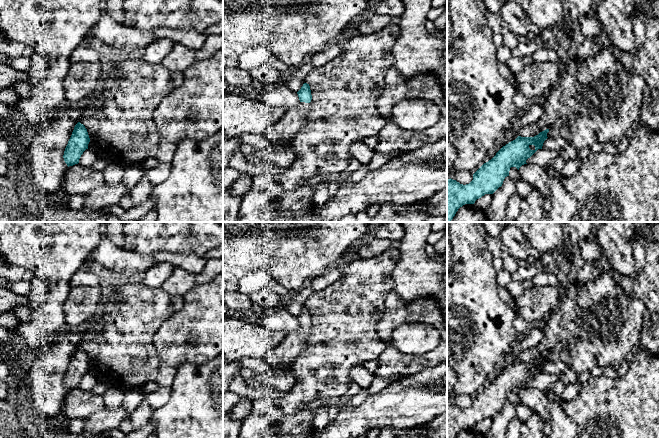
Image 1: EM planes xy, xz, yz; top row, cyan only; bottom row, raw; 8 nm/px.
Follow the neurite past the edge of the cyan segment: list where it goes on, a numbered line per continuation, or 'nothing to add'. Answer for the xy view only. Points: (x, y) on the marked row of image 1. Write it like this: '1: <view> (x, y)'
nothing to add

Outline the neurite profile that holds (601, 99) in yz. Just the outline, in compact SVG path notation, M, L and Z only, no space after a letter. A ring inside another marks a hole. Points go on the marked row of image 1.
M603 50L583 61L579 61L576 57L569 57L568 62L563 65L560 80L545 97L542 116L536 123L522 127L519 136L534 137L548 129L547 137L562 137L577 150L591 147L595 142L612 143L618 148L625 132L632 128L634 123L641 121L640 110L646 87L645 79L634 71L627 71L621 61L615 58L612 50ZM560 118L567 118L568 124L561 129L554 129L554 124Z

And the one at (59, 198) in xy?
M62 183L61 186L50 194L39 194L36 203L38 206L64 207L69 200L69 195Z

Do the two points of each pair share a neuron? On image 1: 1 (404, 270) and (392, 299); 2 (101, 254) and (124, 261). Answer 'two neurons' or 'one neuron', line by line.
1: two neurons
2: one neuron

